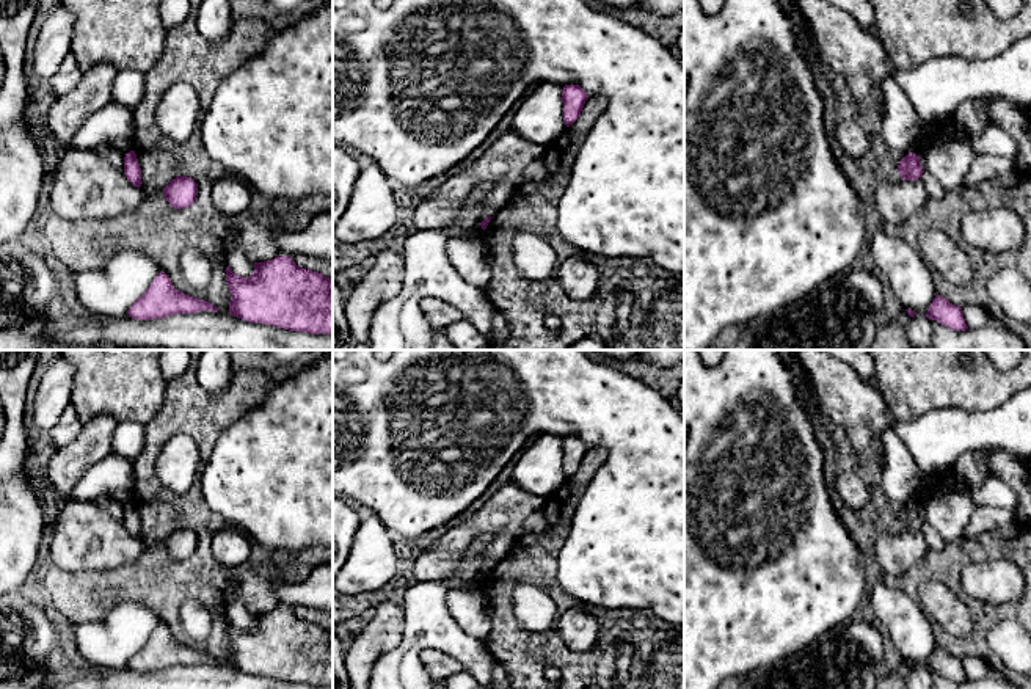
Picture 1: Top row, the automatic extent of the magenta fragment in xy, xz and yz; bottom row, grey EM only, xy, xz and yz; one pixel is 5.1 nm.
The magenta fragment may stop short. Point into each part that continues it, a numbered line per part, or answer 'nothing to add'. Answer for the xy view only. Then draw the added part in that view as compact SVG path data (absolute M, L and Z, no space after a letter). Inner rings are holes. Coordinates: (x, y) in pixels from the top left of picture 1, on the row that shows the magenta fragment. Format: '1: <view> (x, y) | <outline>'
nothing to add

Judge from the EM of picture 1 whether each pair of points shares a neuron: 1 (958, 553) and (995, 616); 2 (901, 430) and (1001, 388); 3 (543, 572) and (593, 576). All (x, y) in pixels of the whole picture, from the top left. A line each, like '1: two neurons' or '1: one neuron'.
1: one neuron
2: two neurons
3: two neurons

